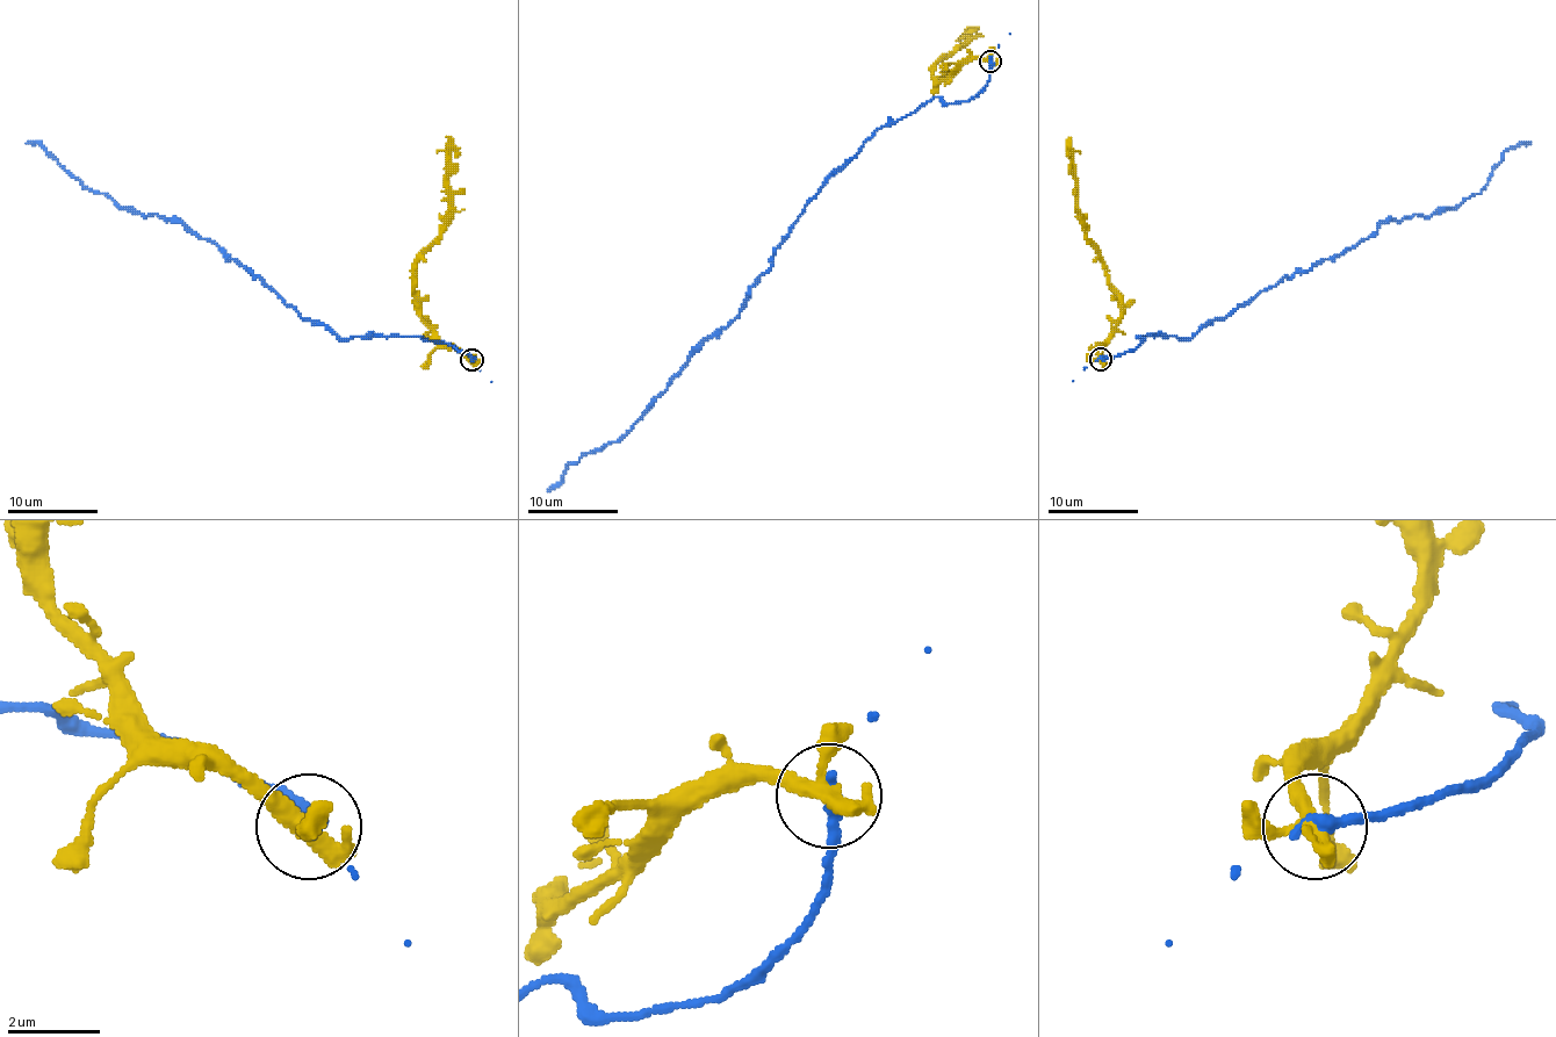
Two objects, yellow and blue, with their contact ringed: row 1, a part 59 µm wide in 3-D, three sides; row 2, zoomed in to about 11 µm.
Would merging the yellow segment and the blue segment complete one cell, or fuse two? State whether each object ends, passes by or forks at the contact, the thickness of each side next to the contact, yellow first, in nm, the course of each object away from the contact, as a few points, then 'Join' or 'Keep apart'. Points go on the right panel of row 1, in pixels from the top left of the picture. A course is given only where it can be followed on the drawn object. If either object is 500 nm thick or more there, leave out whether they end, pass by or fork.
At the ring yellow forks. At the ring blue ends. Thickness 320 nm (yellow) against 320 nm. Course of yellow: (1100, 358), (1100, 347), (1121, 316), (1121, 297), (1100, 250), (1086, 237), (1078, 209), (1075, 164), (1068, 137). Course of blue: (1100, 358), (1121, 357), (1136, 336), (1190, 338), (1382, 223), (1456, 209), (1508, 149), (1531, 144). Keep apart

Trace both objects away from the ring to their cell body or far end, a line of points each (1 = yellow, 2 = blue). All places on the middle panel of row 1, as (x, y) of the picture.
1: (989, 60), (967, 60), (939, 81), (934, 74), (934, 67), (967, 38), (965, 29)
2: (989, 60), (989, 81), (967, 101), (934, 96), (881, 125), (793, 223), (741, 311), (624, 434), (547, 491)

